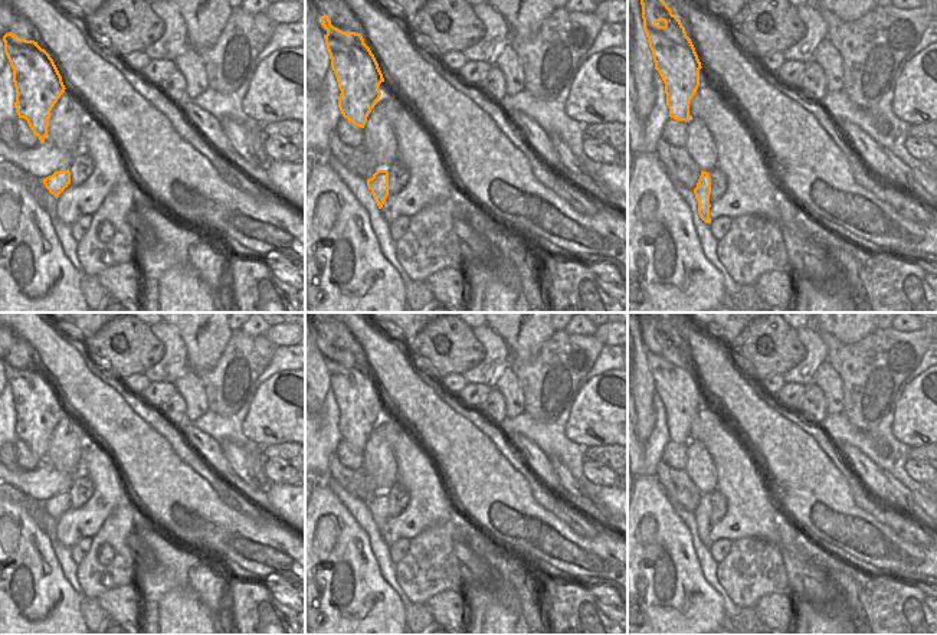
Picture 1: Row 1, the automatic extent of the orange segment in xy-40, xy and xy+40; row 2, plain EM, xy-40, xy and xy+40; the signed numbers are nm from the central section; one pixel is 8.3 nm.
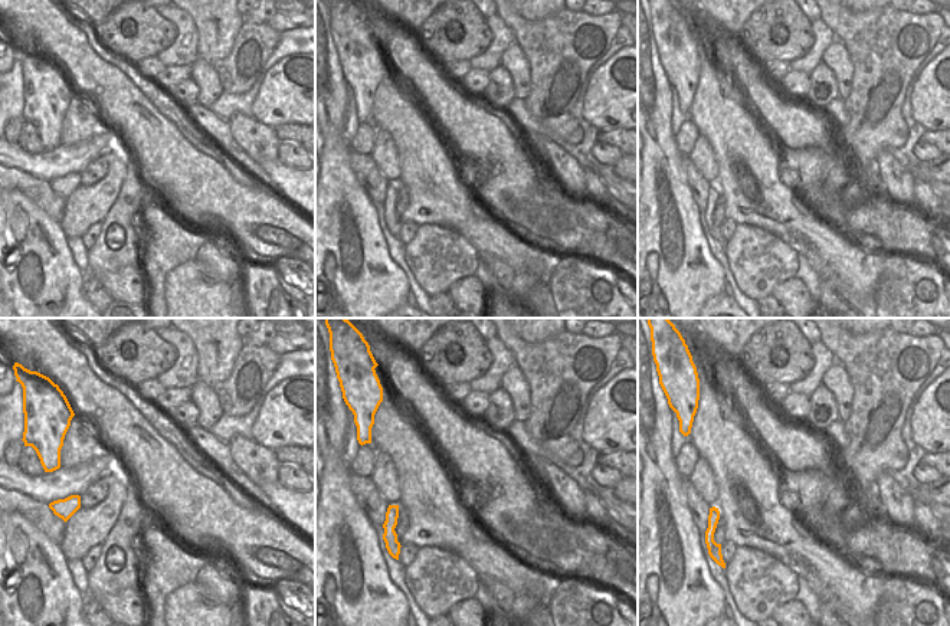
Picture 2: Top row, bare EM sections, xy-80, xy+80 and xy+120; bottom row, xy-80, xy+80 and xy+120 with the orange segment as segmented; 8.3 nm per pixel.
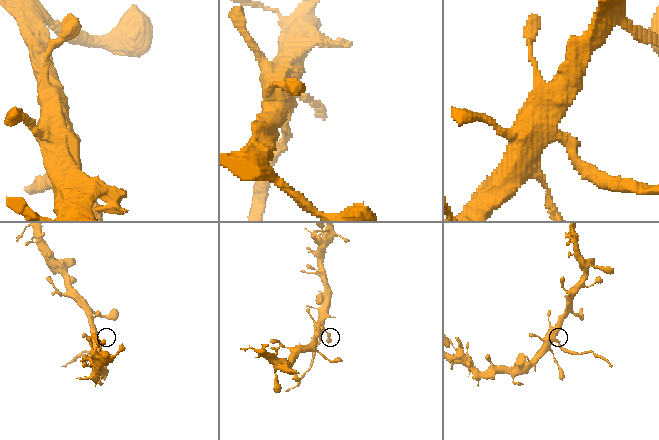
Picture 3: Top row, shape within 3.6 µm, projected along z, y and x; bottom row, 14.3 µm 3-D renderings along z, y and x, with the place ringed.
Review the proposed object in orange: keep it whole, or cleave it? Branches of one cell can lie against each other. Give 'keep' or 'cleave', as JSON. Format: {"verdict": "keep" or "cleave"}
{"verdict": "cleave"}

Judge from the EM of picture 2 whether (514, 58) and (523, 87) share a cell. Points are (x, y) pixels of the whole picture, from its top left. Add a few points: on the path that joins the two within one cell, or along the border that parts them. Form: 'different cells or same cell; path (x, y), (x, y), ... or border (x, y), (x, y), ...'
same cell; path (517, 65), (521, 79)

